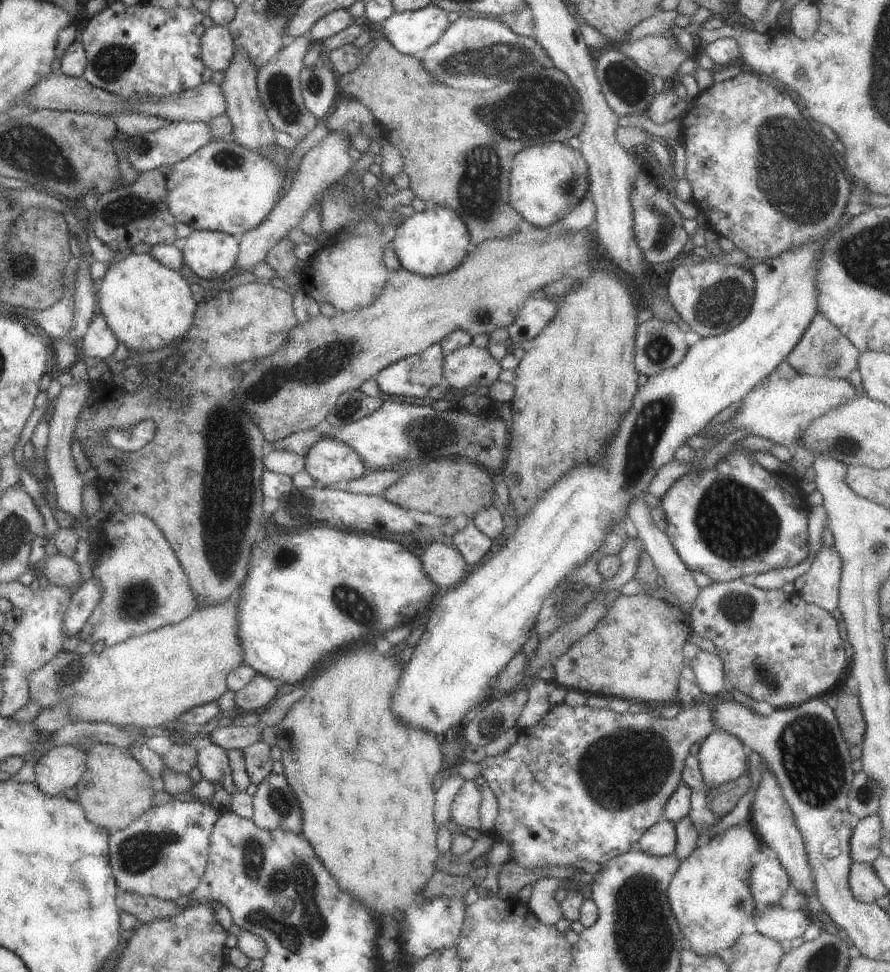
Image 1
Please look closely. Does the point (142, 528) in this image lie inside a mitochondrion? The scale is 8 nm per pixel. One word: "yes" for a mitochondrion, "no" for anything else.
no

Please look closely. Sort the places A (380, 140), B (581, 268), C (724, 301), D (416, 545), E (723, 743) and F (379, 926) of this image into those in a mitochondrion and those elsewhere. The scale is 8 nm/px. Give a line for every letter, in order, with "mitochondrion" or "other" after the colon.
A: other
B: other
C: mitochondrion
D: other
E: other
F: other

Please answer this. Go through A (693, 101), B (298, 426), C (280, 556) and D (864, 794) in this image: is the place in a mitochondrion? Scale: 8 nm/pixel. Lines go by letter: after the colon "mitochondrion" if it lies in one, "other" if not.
A: other
B: other
C: mitochondrion
D: mitochondrion

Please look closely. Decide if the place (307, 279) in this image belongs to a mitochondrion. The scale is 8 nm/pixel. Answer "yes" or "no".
no

